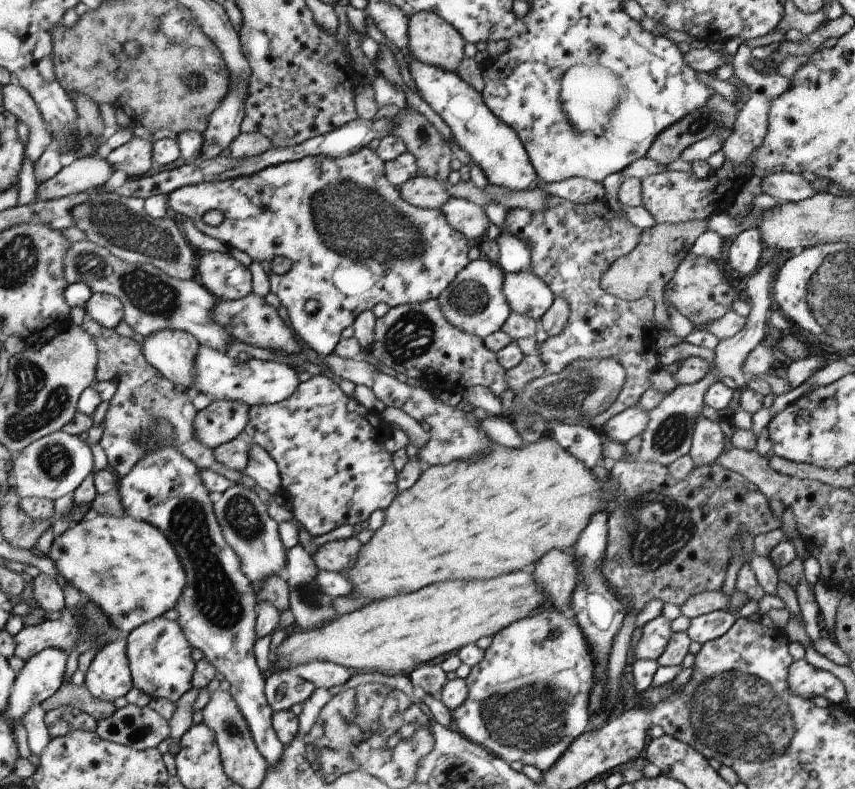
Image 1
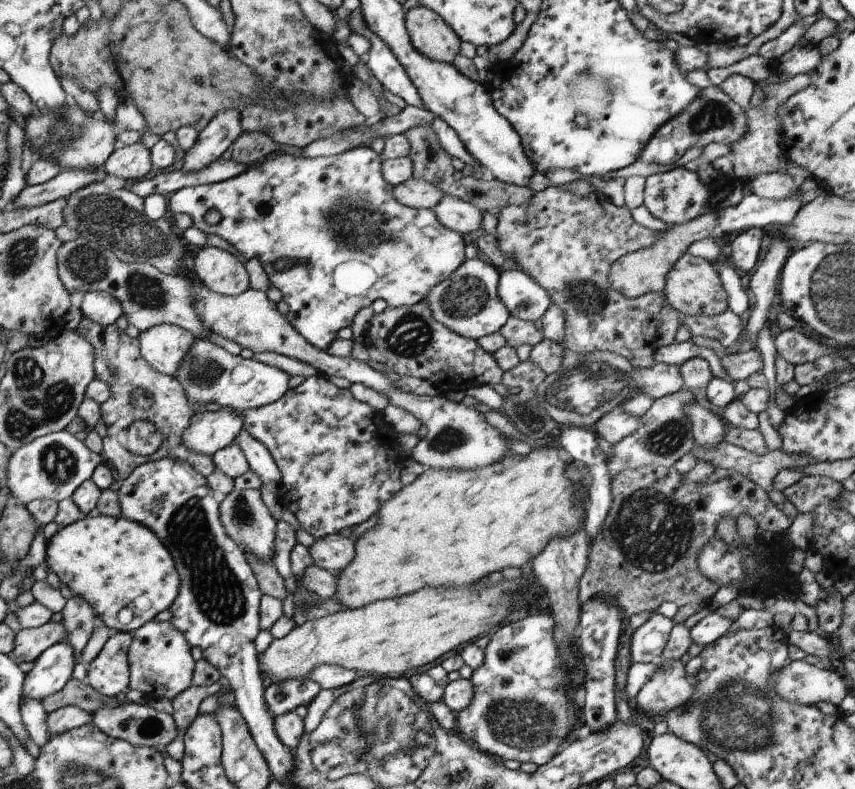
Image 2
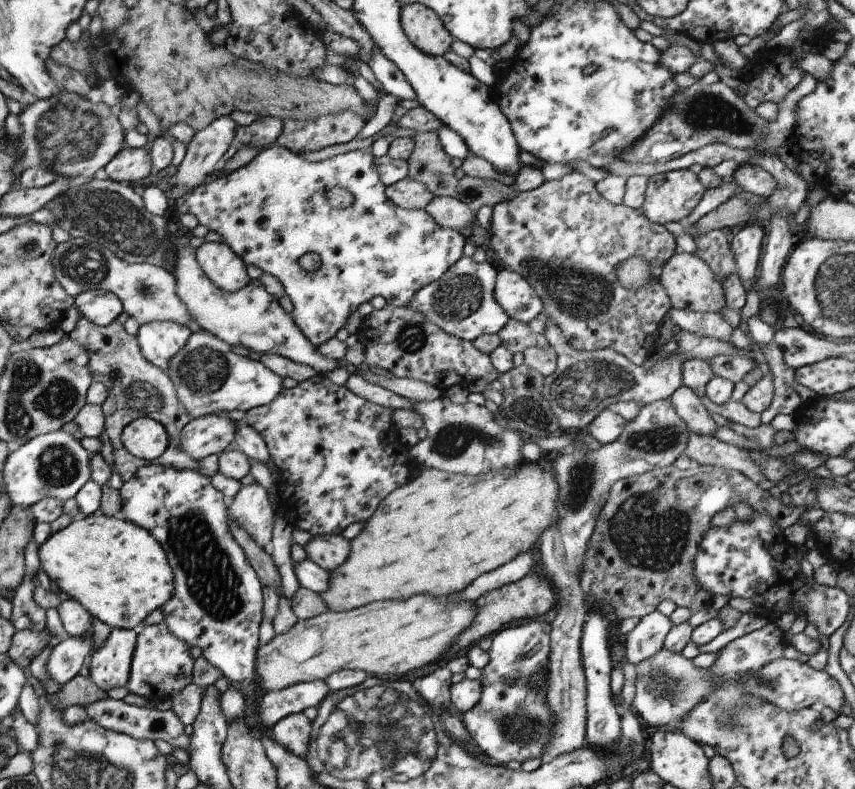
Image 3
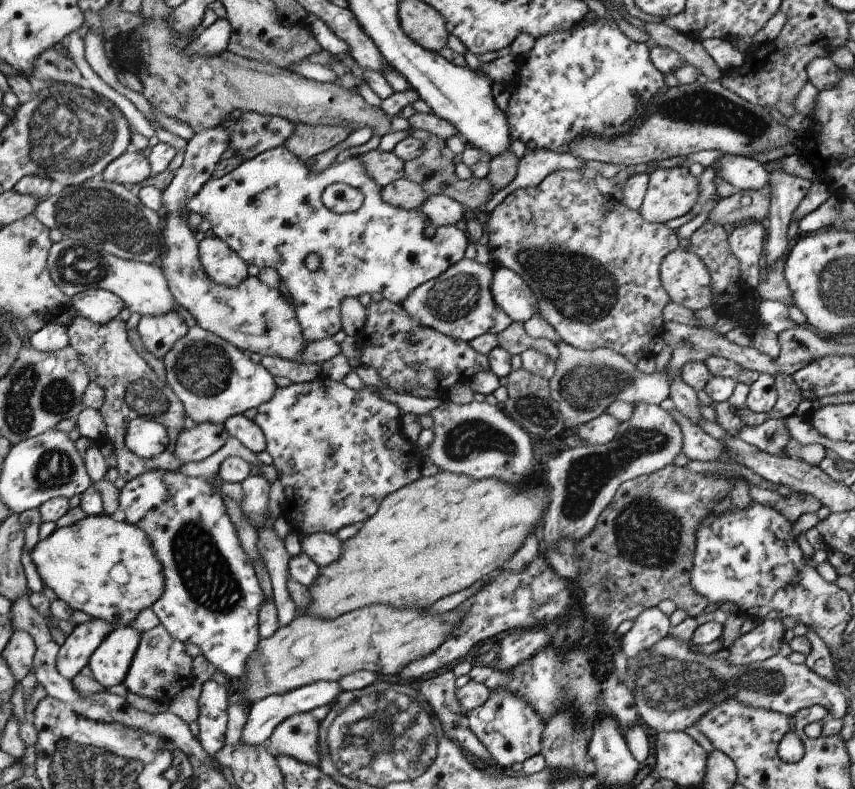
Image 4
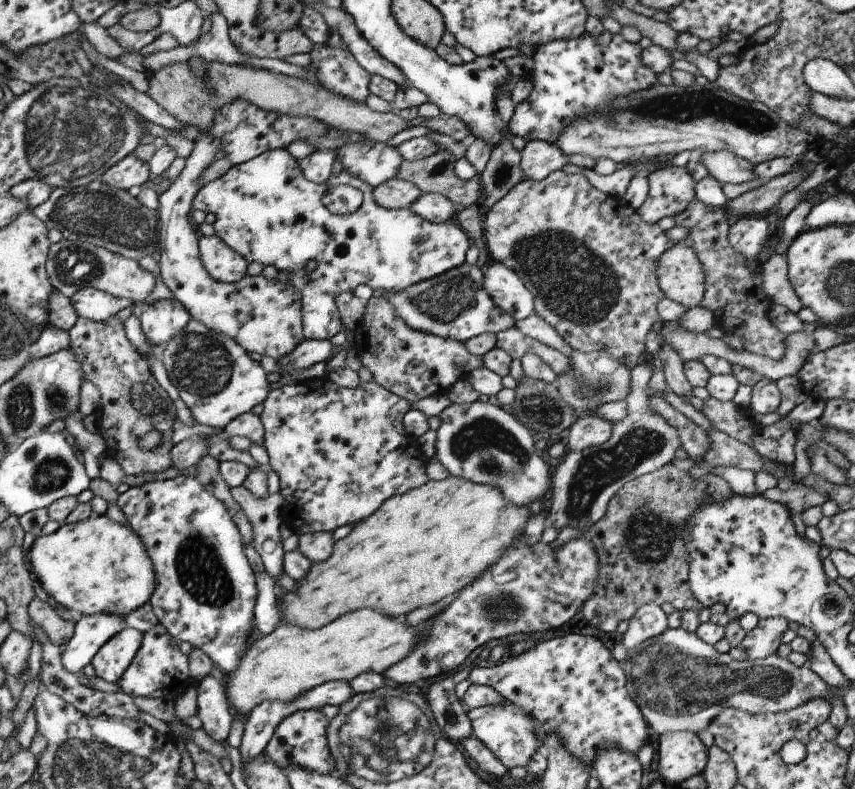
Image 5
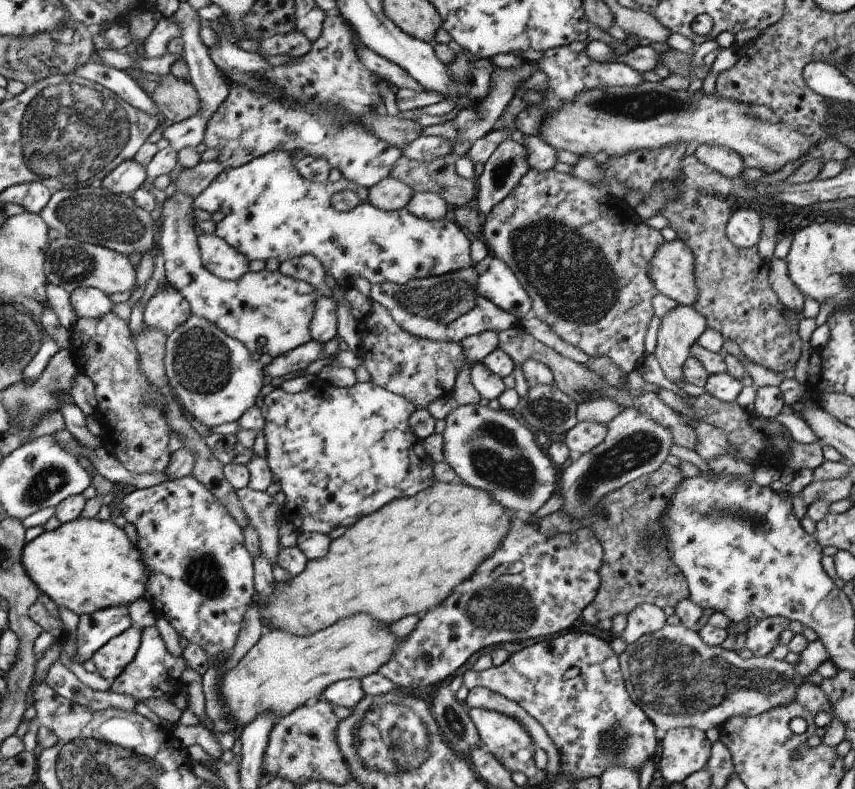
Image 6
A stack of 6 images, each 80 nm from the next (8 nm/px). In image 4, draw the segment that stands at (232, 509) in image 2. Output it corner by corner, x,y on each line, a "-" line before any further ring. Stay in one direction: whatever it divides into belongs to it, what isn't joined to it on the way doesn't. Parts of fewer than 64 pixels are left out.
248,475
242,482
243,501
241,509
247,521
255,528
261,527
267,519
268,492
270,482
264,475

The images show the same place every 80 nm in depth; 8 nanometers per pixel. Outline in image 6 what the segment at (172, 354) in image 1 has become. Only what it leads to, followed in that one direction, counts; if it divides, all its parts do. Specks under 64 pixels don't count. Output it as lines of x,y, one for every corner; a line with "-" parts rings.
168,282
159,285
156,294
145,305
143,321
167,336
191,315
188,301

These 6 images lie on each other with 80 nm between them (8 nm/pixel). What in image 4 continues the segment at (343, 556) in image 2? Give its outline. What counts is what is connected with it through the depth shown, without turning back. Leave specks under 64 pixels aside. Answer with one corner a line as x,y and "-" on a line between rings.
314,533
300,540
302,550
319,566
333,564
340,558
340,542
334,534

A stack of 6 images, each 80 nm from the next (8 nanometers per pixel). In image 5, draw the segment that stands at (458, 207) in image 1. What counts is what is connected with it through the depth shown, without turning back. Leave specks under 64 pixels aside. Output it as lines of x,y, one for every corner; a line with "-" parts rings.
422,193
409,209
431,223
448,222
452,215
460,210
449,198
440,193

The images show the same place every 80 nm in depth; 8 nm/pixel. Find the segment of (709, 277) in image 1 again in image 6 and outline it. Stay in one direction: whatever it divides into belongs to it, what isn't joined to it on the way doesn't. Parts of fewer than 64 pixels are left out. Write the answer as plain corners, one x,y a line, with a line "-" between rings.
678,238
671,241
664,241
650,259
648,274
652,279
658,293
665,294
668,298
674,299
678,305
692,305
698,296
698,289
695,285
693,252

